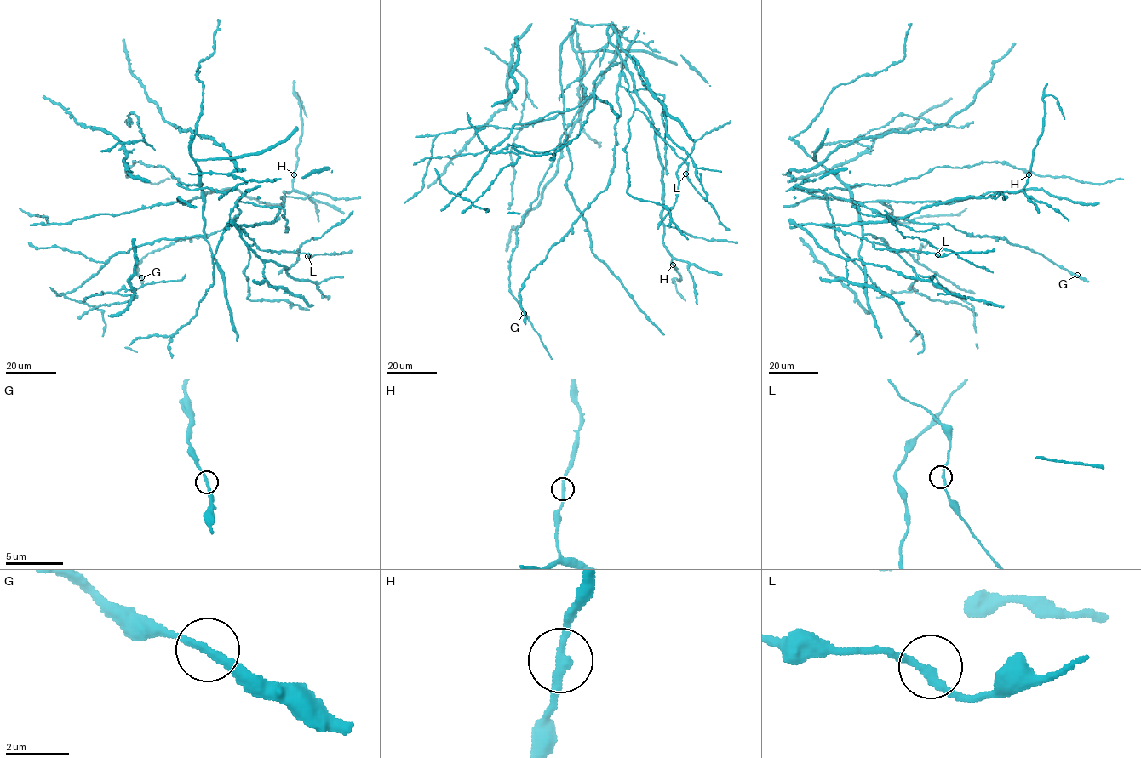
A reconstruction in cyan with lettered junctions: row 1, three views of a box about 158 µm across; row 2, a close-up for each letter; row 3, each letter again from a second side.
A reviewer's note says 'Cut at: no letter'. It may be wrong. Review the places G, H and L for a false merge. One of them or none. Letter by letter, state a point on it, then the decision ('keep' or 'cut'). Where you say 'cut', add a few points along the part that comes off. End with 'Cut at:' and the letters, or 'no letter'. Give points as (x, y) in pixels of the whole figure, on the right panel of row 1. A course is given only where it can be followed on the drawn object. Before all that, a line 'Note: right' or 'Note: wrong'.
Note: right
G: place (1077, 275); keep
H: place (1029, 174); keep
L: place (937, 254); keep
Cut at: no letter

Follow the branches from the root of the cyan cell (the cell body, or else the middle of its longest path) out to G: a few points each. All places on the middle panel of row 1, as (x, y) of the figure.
G: (584, 88), (585, 98), (597, 98), (598, 76), (622, 64), (609, 185), (530, 271), (519, 291), (524, 313)

